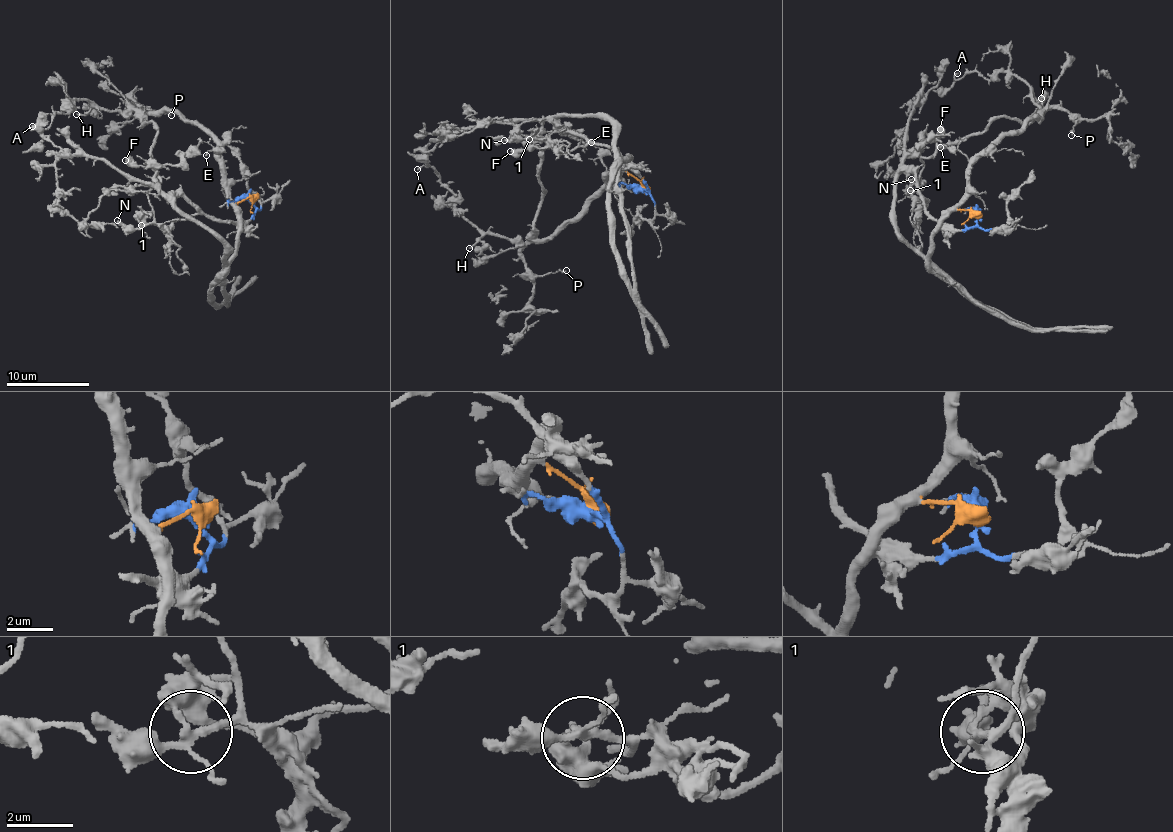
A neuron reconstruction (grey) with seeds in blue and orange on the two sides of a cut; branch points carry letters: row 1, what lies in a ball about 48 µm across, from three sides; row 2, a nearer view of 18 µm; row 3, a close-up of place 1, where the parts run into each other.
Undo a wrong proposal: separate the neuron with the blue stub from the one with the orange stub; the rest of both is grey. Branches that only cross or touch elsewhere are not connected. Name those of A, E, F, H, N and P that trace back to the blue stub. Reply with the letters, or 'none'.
none

